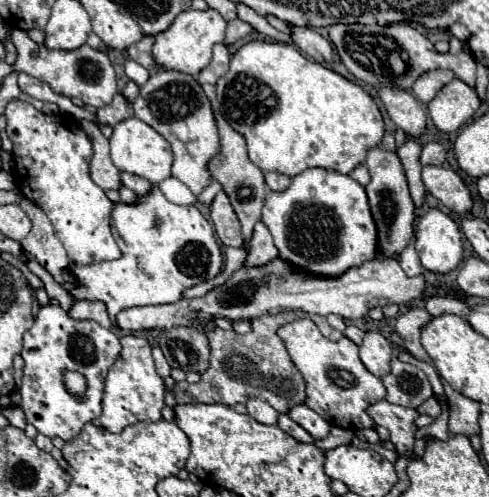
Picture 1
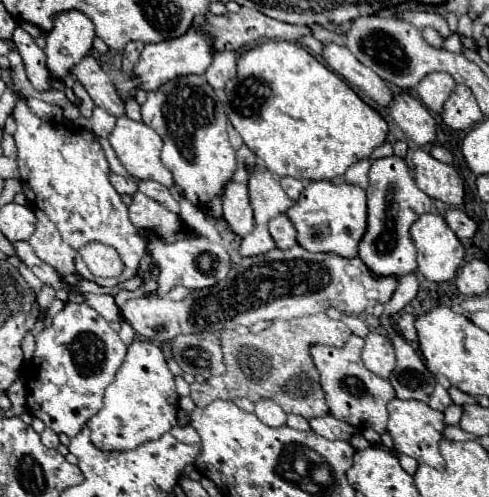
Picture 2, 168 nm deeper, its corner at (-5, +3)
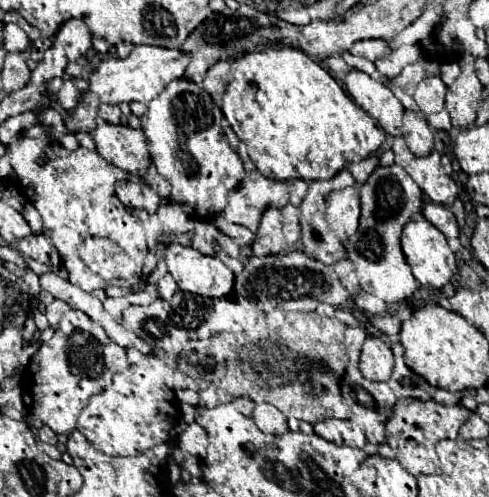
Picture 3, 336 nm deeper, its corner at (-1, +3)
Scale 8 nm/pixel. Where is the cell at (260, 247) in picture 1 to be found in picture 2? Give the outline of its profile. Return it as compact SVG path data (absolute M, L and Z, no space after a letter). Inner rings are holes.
M277 215L275 219L269 221L269 233L275 241L275 247L279 247L279 249L291 249L297 243L295 229L285 215Z

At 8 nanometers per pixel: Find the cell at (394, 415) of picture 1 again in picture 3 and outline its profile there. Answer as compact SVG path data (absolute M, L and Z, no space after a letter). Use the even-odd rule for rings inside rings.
M399 399L393 407L393 415L387 423L387 445L395 451L397 461L415 477L419 475L431 475L437 473L437 455L435 455L435 443L449 437L459 437L459 429L465 423L465 419L471 415L467 407L461 403L457 405L441 405L433 399L419 401L419 399Z

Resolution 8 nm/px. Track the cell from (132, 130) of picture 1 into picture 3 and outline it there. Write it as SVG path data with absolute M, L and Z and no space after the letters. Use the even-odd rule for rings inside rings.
M99 123L91 137L97 155L101 155L109 165L129 175L141 175L147 169L149 145L141 131L133 131L123 125Z

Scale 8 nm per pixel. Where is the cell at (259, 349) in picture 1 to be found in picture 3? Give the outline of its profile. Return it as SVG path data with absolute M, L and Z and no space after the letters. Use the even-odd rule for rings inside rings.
M287 311L279 331L231 349L223 381L201 389L199 405L213 409L237 397L249 397L253 403L269 403L285 417L295 417L311 425L325 419L351 419L351 411L339 391L339 379L345 375L349 363L343 331L345 325L333 317L319 317L313 311Z

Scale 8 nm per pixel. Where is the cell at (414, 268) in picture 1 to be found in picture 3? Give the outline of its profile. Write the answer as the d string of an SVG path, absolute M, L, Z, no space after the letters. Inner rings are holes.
M397 343L391 345L391 351L393 351L393 373L387 381L387 385L393 389L393 393L397 397L413 397L413 399L431 399L431 393L433 389L429 387L427 381L423 381L421 377L417 377L413 371L409 371L403 363L403 351Z

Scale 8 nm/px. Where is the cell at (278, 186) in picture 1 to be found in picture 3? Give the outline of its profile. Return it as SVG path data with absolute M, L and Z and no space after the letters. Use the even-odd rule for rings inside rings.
M293 181L293 183L289 183L289 197L291 197L293 207L301 205L305 193L307 193L307 183L305 181Z

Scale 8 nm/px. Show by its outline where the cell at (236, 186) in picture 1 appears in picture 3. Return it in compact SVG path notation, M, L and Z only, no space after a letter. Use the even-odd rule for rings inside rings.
M277 209L265 211L261 217L257 237L253 241L253 253L257 257L281 255L285 251L285 239L281 233L281 215Z

